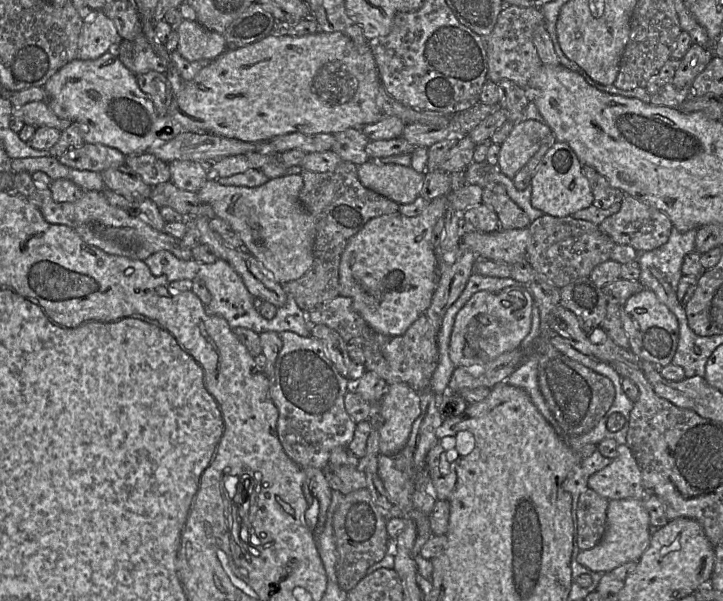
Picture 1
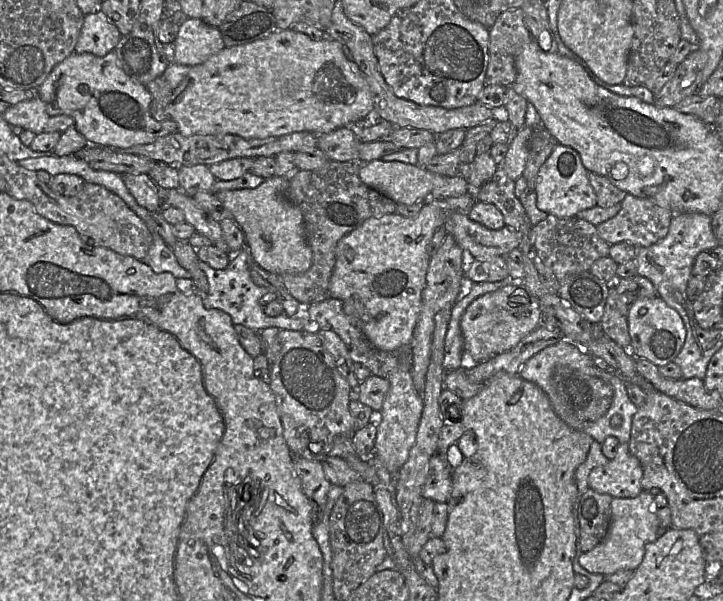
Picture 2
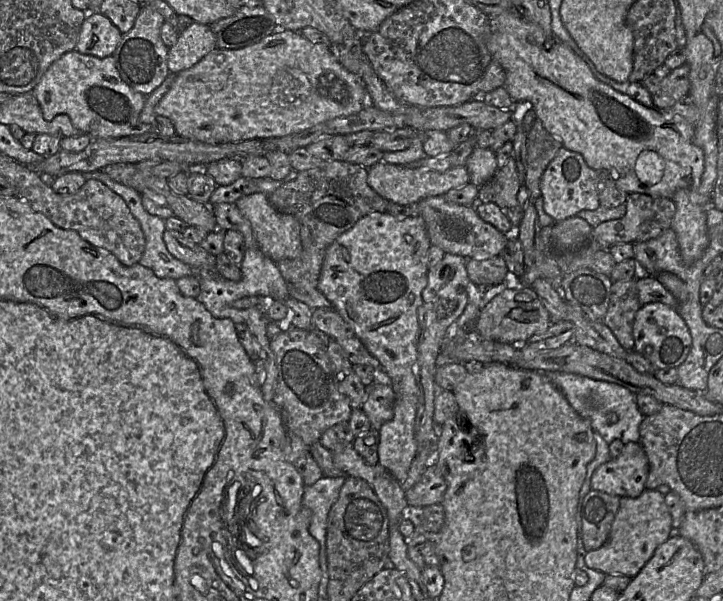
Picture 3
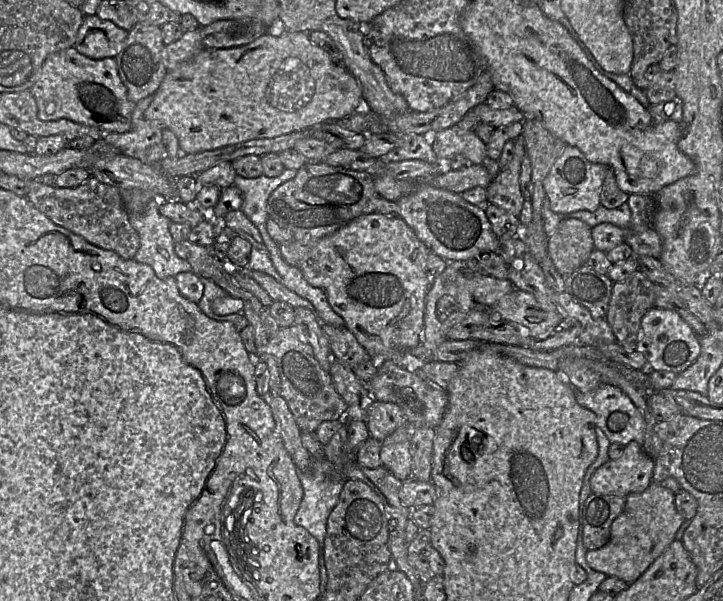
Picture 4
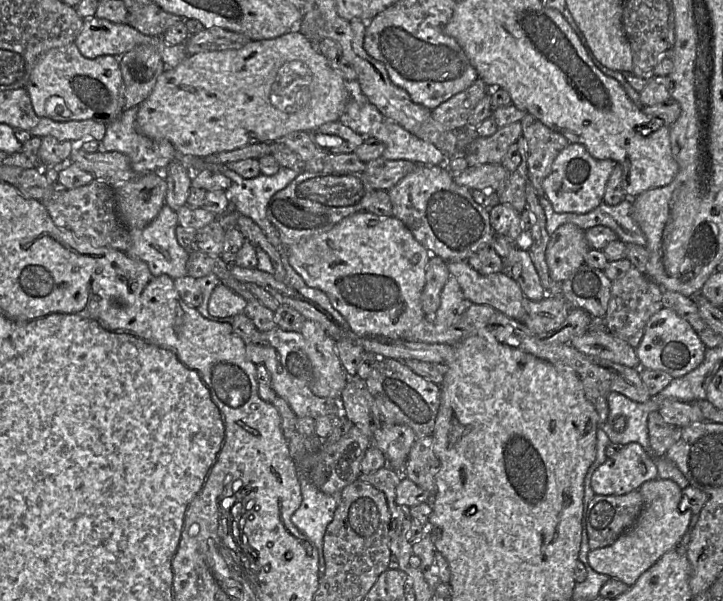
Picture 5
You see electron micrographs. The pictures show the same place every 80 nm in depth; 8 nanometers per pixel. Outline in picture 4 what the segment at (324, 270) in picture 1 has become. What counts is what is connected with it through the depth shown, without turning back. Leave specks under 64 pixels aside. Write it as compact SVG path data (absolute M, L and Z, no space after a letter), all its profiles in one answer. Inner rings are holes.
M310 161L297 170L296 176L278 186L269 196L267 212L270 218L291 233L291 239L279 245L284 260L299 266L301 259L321 238L328 236L353 219L376 211L375 199L380 195L375 191L374 177L366 170L352 170L331 166L324 161Z

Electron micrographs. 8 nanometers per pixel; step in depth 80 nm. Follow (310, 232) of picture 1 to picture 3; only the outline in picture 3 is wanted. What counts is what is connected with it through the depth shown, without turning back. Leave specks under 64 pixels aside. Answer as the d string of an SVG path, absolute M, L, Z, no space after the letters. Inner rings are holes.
M255 192L239 198L235 202L235 205L238 207L242 215L250 222L260 250L276 264L284 259L297 258L301 254L302 243L299 222L292 215L277 211L270 204L268 195L262 192Z

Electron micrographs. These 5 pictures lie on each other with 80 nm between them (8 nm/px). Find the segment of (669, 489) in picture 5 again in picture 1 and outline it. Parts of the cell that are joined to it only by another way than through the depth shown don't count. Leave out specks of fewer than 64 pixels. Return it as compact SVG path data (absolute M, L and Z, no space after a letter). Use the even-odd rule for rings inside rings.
M610 500L607 510L606 532L602 540L592 549L581 551L577 562L597 573L609 573L627 562L638 562L651 540L650 517L643 500Z

